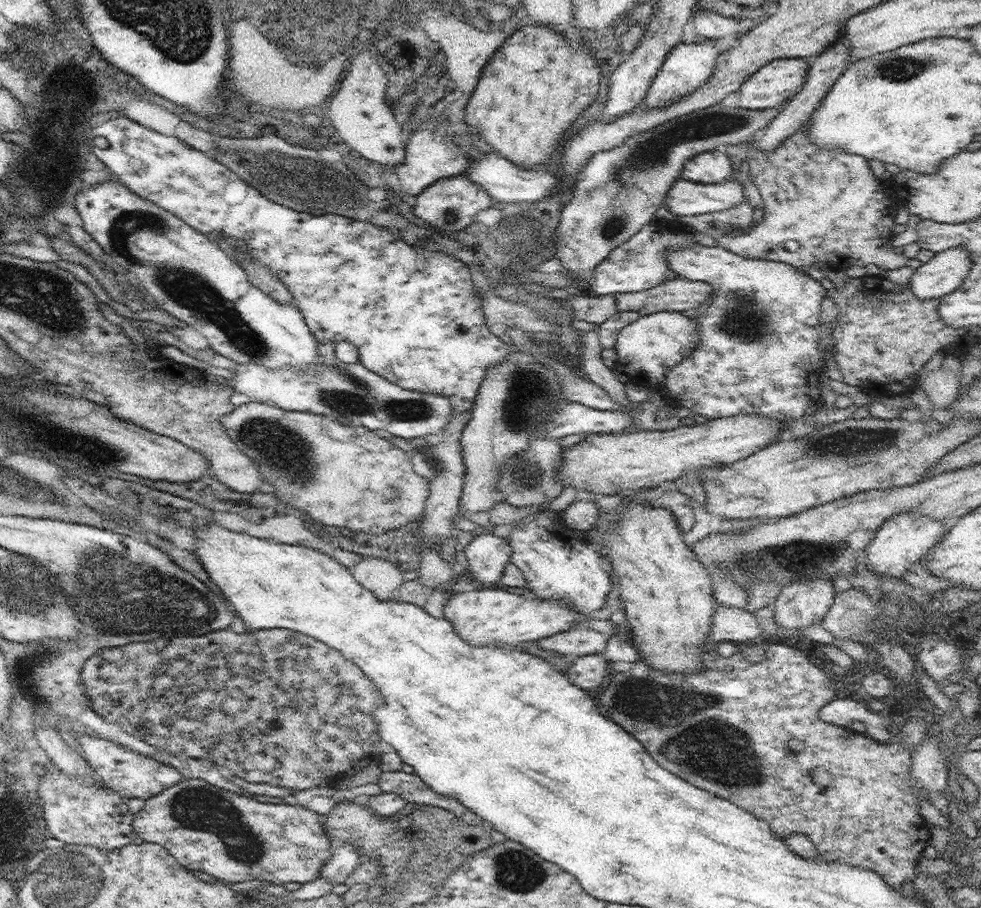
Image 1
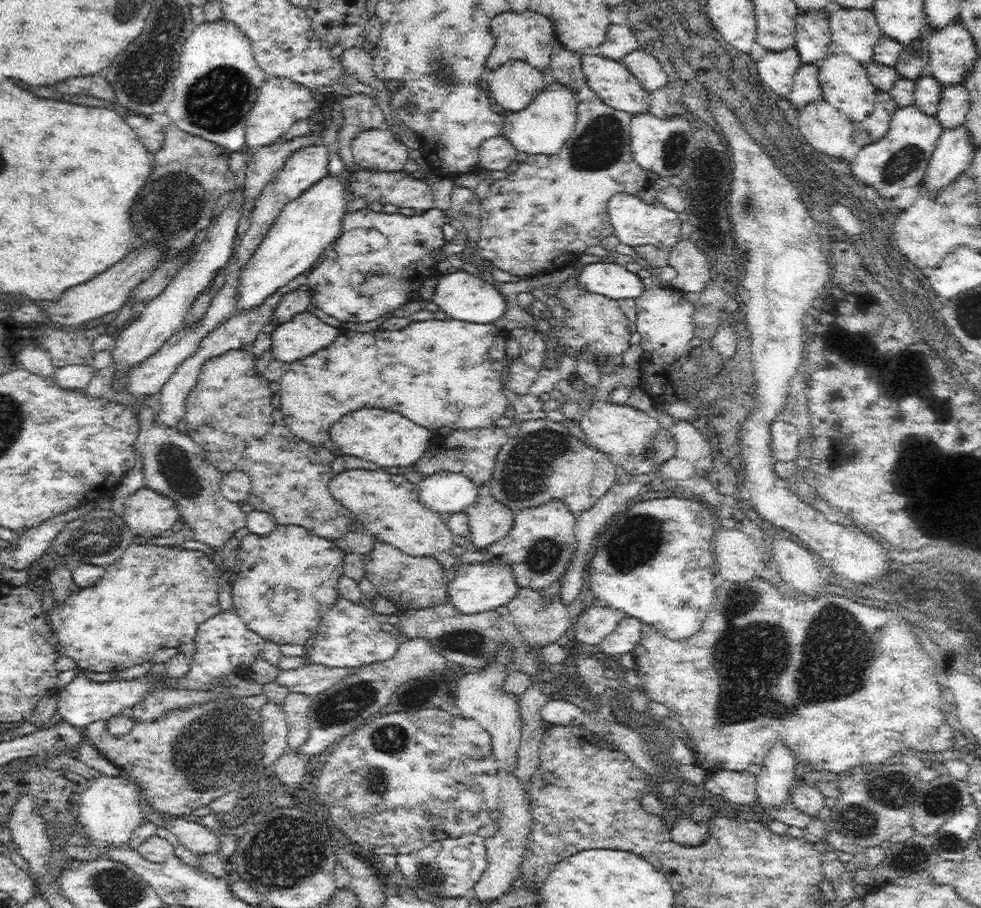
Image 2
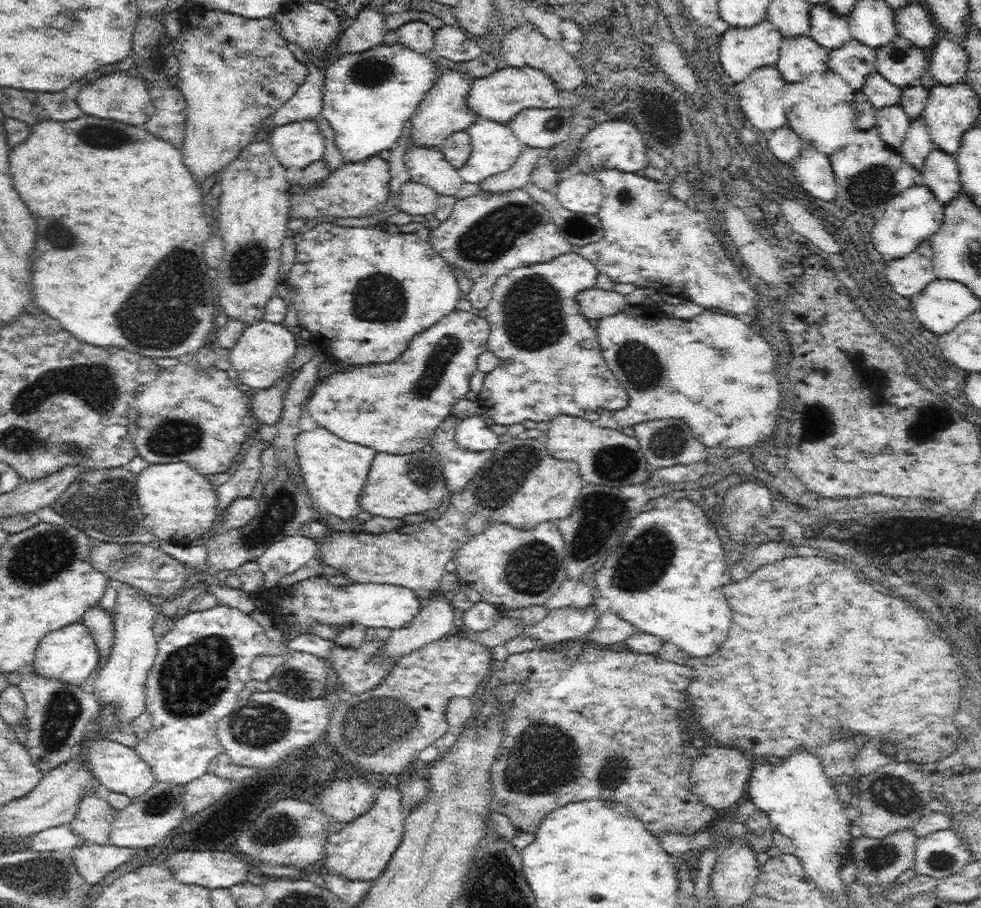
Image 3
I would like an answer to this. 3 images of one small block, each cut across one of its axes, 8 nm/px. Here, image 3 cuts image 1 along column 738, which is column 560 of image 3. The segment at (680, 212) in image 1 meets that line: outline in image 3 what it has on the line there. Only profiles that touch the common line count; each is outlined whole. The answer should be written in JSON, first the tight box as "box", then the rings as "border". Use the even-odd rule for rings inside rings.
{"box":[554,173,603,214],"border":[[[579,173],[570,180],[558,180],[554,183],[554,194],[562,207],[584,214],[597,214],[603,200],[596,174]]]}

